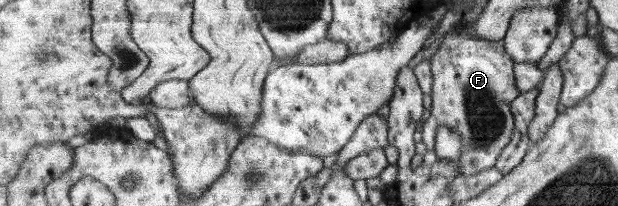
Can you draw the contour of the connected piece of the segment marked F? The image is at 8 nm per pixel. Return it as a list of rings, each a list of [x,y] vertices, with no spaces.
[[[478,18],[466,25],[457,25],[453,32],[445,36],[439,49],[430,58],[434,77],[432,108],[427,116],[430,118],[424,126],[424,142],[427,150],[436,150],[434,140],[438,128],[449,126],[456,129],[461,136],[459,160],[461,160],[462,175],[472,176],[480,172],[489,171],[496,167],[501,152],[508,146],[515,131],[515,116],[511,109],[511,102],[521,95],[516,86],[515,60],[507,53],[505,39],[486,41],[474,35],[474,24]]]

